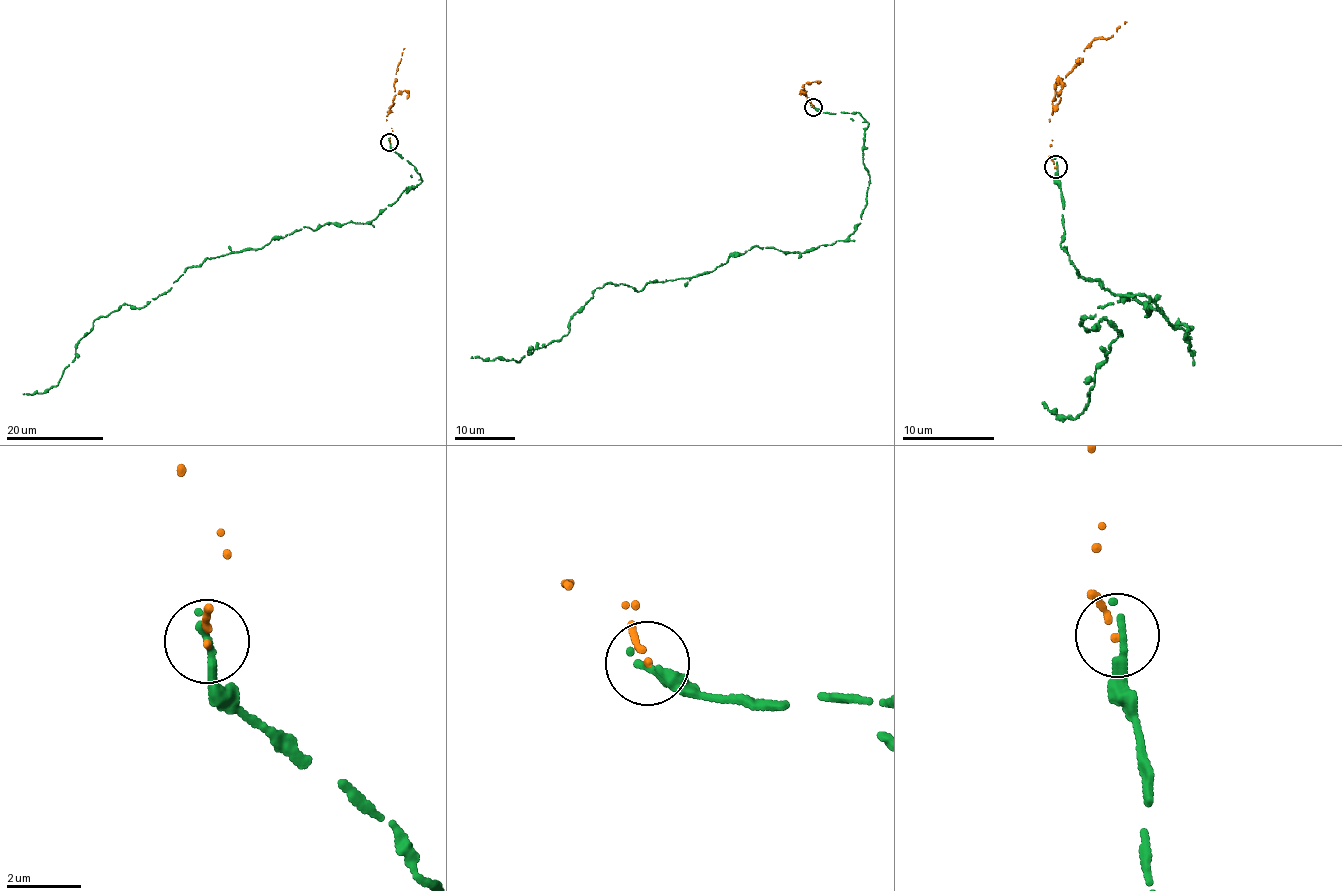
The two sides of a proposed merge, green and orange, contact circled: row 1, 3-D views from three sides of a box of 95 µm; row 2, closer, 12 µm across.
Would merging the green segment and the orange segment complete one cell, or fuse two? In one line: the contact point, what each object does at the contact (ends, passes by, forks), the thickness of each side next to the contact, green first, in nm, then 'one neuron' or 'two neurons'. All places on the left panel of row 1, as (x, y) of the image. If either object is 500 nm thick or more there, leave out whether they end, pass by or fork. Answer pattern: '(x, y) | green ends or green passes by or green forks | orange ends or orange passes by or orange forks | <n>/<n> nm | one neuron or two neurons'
(389, 142) | green ends | orange ends | 260/150 nm | two neurons

